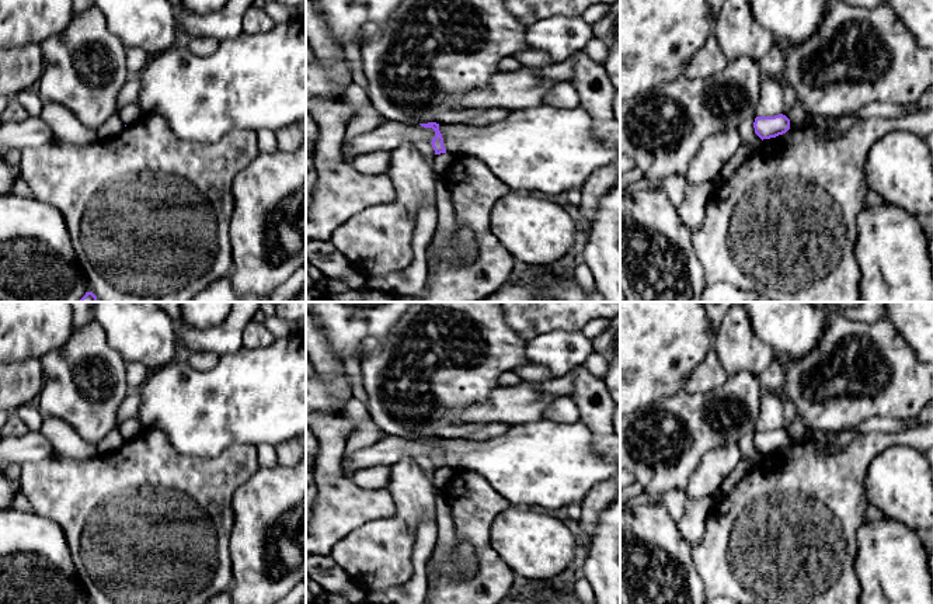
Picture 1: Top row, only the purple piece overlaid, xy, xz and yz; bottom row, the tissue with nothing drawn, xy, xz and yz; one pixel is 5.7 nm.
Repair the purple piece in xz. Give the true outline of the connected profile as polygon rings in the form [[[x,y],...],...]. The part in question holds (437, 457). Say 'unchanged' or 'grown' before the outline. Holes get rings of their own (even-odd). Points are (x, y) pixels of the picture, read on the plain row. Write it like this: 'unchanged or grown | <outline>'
unchanged | [[[428,437],[428,438],[419,438],[424,442],[432,442],[435,445],[435,452],[432,454],[431,459],[435,465],[435,469],[446,468],[446,464],[443,461],[443,452],[439,445],[439,438],[436,437]]]

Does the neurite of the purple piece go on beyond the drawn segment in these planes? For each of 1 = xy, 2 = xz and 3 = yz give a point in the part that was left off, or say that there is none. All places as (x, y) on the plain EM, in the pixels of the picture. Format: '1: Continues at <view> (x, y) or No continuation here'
1: No continuation here
2: No continuation here
3: No continuation here

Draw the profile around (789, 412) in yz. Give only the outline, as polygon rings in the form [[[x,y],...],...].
[[[784,400],[784,409],[783,409],[783,430],[788,430],[790,424],[797,419],[797,409],[791,400]]]

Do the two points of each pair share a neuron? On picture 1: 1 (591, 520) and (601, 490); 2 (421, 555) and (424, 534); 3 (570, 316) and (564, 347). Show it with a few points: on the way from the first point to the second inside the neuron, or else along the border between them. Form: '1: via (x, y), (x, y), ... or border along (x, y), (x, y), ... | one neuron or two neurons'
1: via (591, 513), (594, 503), (599, 497) | one neuron
2: via (423, 549), (424, 540) | one neuron
3: border along (581, 329), (550, 330), (535, 337) | two neurons

